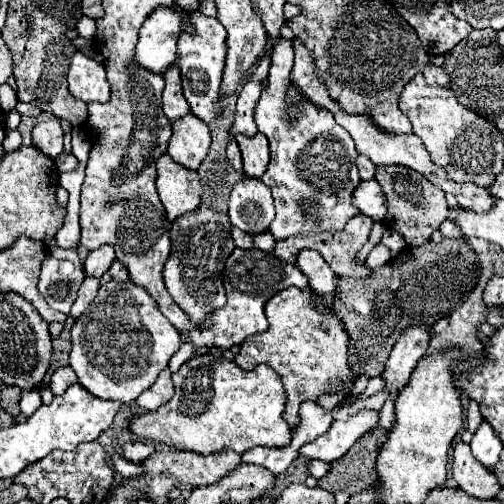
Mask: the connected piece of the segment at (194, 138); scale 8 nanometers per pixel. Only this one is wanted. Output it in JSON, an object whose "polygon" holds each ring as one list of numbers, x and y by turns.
{"polygon":[[189,114,173,122,173,136,169,140,167,154,175,162,191,170,197,170,207,156,209,144,211,144,211,136,207,124,203,120,197,120,193,114]]}

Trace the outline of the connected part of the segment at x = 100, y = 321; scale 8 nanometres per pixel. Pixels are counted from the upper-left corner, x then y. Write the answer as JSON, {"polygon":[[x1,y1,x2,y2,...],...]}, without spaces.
{"polygon":[[133,280,103,284,89,308,71,328,71,368,79,384,103,400,133,402,141,392,151,388,169,358,181,346,181,334,157,308,157,302,133,284]]}

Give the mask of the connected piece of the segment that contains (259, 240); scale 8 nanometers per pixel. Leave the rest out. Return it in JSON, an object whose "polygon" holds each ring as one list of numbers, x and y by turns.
{"polygon":[[261,232,261,234,255,234,255,246,259,250,265,250,265,252,271,252,273,246,275,246,275,238,271,236,271,232]]}

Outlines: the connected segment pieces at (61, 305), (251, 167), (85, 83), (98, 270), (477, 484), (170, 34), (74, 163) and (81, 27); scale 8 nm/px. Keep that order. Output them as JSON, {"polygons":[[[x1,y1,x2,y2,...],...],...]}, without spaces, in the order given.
{"polygons":[[[51,248,41,266,39,292,53,310,69,314,83,278,83,264,75,250]],[[257,132,255,136,237,134,235,140,237,140,239,148,241,148,245,174,251,176,251,178,261,178,265,174,265,170,267,170,267,164,269,164,269,144,267,144,267,138]],[[75,52,71,58,69,74,69,94,83,102,107,102,109,100,109,82,105,78,105,68,85,56,83,52]],[[103,244,101,248,97,248,97,250,87,254,87,258,85,258,85,274,101,278,111,268,113,260,115,260,113,246,111,244]],[[457,442,453,448,453,478,459,488,477,498,493,498,501,490,497,476,471,454,465,442]],[[175,6,157,8,139,30,139,42,135,48,135,62,151,72,163,74,177,62,177,38,181,34,183,16]],[[61,154,57,160,55,160,59,172,71,172,79,166,79,160,73,156,73,154]],[[83,16,83,18,77,22,77,32,79,32,79,36,91,40,91,38,95,36,95,20]]]}

